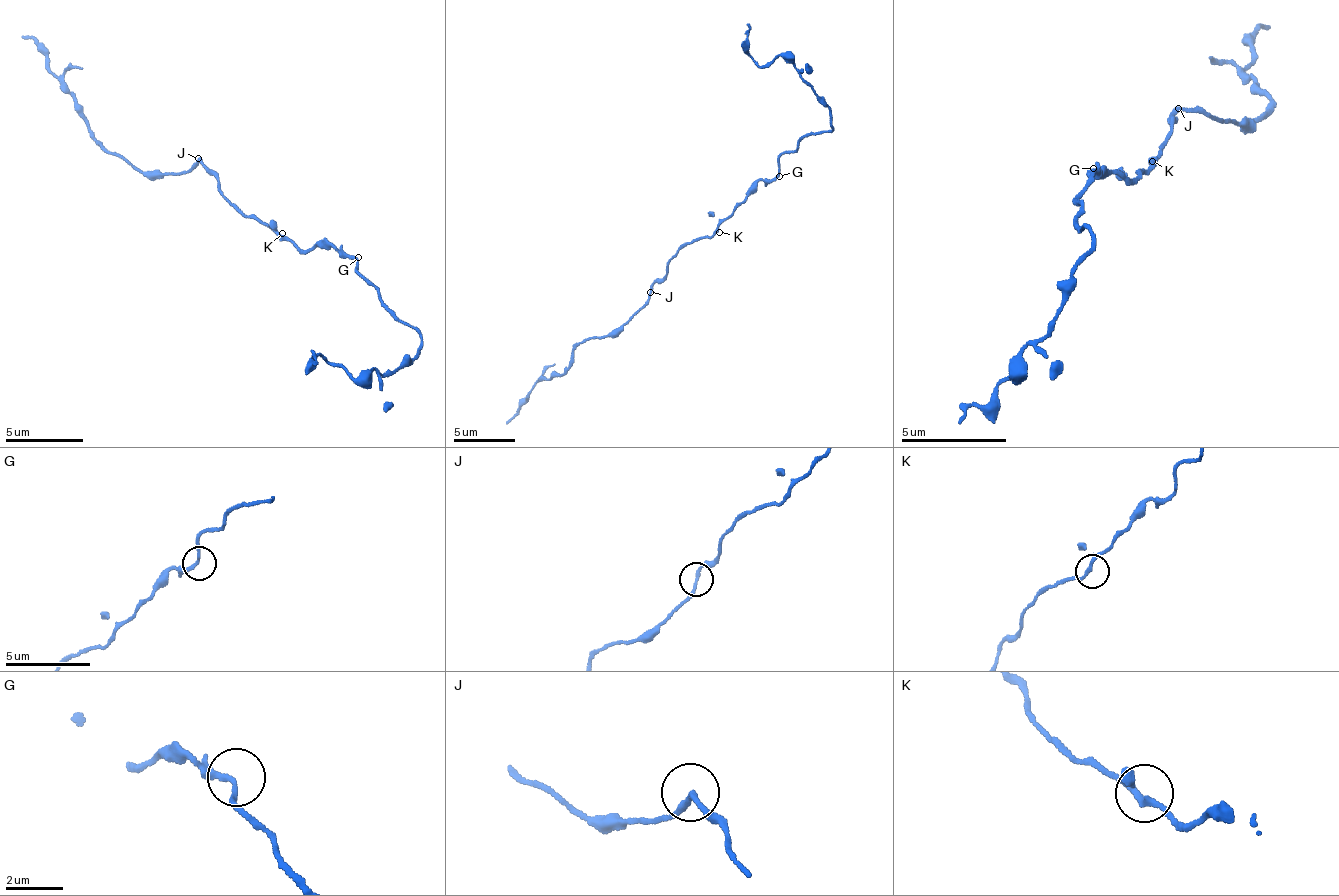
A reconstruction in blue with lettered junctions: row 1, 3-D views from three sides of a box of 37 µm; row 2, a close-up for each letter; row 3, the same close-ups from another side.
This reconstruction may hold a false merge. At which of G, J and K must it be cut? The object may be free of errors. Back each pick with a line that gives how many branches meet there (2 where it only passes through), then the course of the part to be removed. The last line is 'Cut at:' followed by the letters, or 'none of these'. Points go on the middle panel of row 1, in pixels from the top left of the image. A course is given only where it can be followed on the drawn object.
Cut at: none of these

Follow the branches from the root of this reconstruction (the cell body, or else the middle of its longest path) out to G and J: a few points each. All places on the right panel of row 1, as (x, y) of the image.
G: (1152, 168), (1127, 177), (1117, 171), (1092, 177), (1093, 168)
J: (1152, 168), (1151, 163), (1160, 156), (1160, 145), (1165, 143), (1165, 135), (1170, 130), (1169, 112), (1180, 106)

